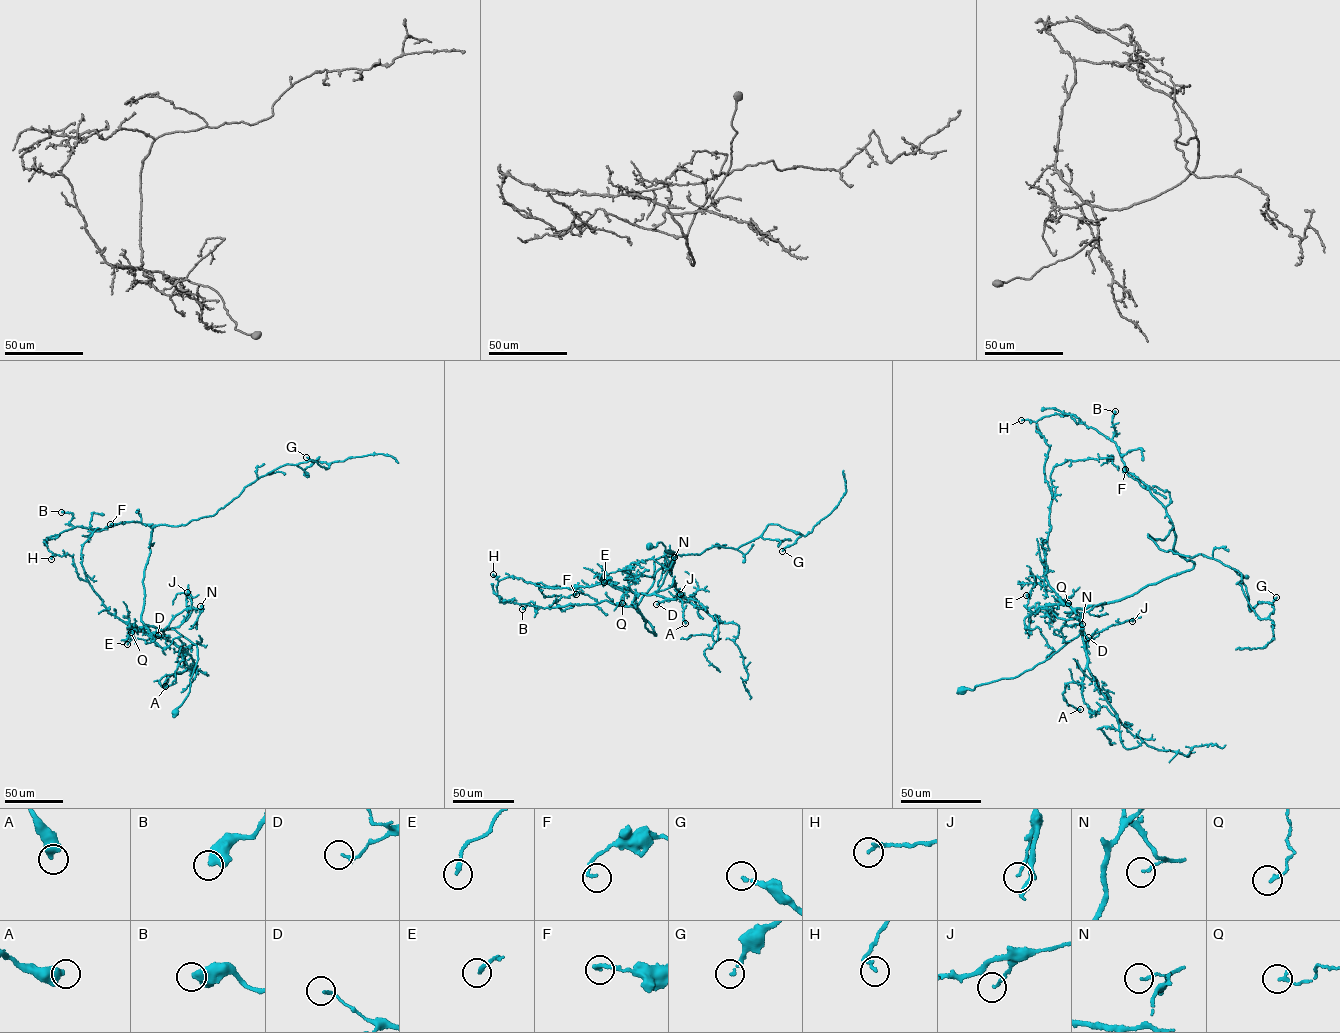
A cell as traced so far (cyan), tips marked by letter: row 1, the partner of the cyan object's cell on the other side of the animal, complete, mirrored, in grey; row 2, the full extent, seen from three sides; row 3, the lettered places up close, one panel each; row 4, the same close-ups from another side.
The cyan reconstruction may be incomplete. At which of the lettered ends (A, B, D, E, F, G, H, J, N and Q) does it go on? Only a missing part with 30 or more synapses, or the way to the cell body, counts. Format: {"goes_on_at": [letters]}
{"goes_on_at": []}

